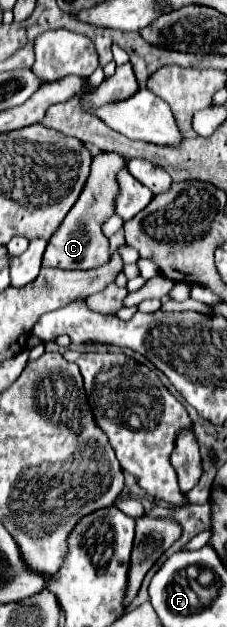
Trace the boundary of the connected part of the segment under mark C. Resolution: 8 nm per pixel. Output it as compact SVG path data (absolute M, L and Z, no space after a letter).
M105 152L105 154L93 158L89 182L87 182L83 194L79 196L79 200L75 202L75 206L71 208L71 212L65 216L59 230L51 236L47 250L43 254L43 266L61 268L61 270L91 270L91 268L97 268L97 266L103 266L109 262L109 258L111 258L109 242L99 228L115 212L113 202L119 192L115 176L117 176L117 170L121 170L123 166L125 166L125 160L113 152Z

